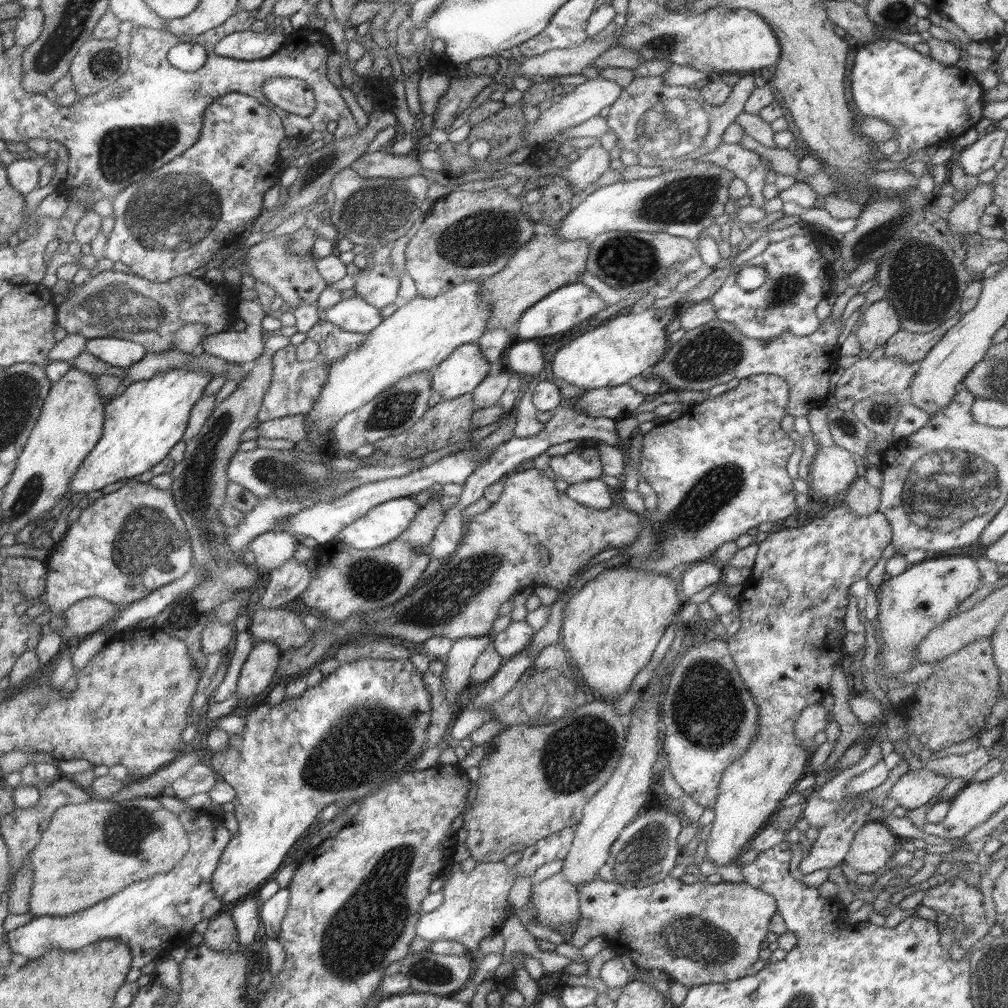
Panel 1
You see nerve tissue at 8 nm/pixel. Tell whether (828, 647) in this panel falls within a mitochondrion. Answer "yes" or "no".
no

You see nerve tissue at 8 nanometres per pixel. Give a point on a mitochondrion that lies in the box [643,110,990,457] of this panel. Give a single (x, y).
(921, 278)

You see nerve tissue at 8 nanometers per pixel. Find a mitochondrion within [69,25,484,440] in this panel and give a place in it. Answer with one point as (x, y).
(172, 212)

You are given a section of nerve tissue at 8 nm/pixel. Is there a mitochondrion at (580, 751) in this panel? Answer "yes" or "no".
yes

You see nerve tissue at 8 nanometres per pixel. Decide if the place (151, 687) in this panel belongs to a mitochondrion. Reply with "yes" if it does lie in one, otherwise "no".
no

